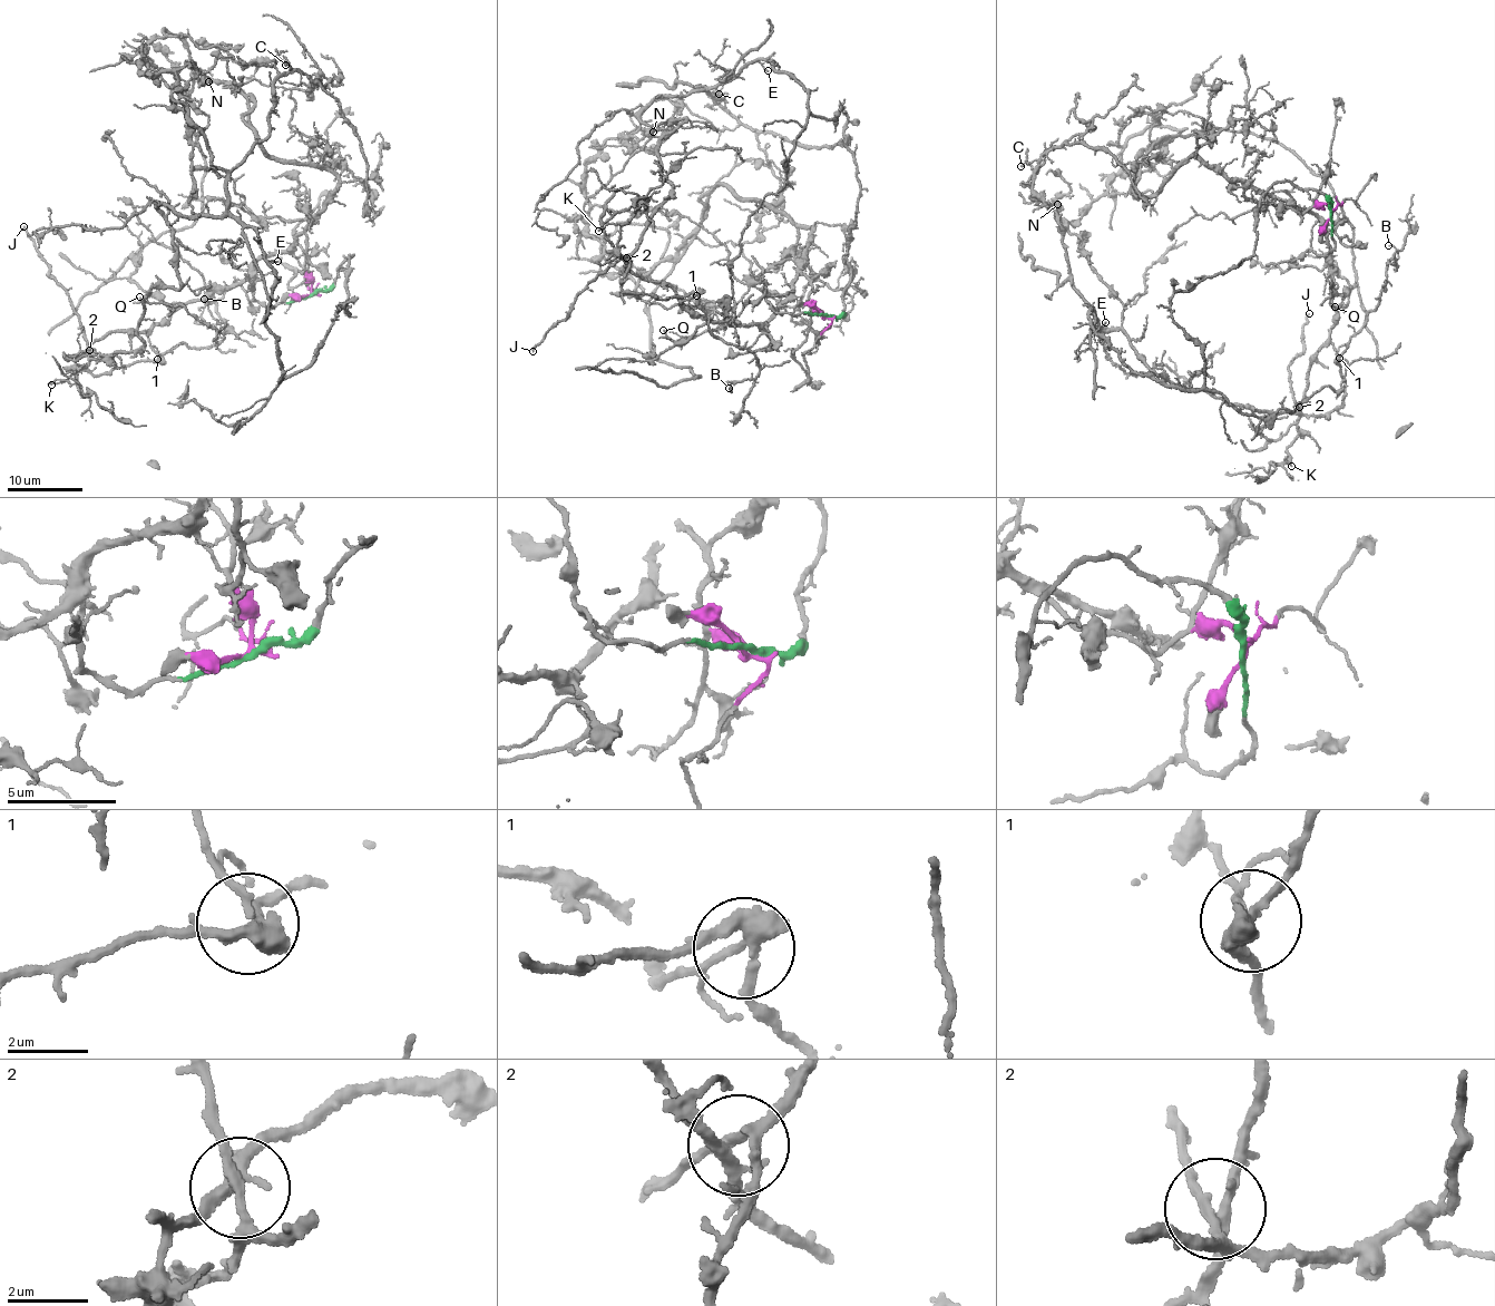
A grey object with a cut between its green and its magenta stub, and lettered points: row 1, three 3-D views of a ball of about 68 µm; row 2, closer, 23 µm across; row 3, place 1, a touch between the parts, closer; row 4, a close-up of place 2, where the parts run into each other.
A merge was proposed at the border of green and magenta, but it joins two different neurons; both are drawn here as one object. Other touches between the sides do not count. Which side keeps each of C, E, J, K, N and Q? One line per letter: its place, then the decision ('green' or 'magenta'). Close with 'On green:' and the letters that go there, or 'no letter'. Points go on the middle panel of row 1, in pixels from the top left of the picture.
C: (719, 94) | green
E: (768, 70) | green
J: (533, 351) | green
K: (598, 231) | magenta
N: (653, 132) | magenta
Q: (663, 330) | magenta
On green: C, E, J

